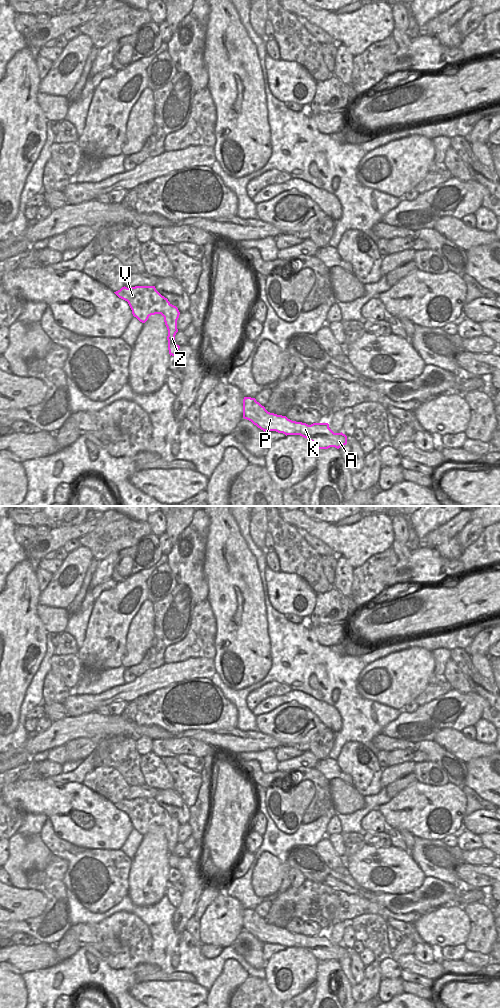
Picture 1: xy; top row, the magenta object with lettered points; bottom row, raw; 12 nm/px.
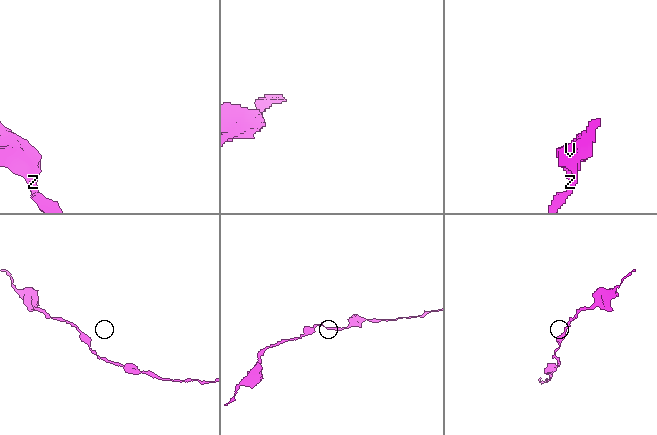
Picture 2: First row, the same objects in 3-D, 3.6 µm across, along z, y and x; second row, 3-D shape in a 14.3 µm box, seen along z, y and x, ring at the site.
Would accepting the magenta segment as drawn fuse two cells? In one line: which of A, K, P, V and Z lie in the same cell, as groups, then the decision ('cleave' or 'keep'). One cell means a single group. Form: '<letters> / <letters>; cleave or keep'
A K P V Z; keep

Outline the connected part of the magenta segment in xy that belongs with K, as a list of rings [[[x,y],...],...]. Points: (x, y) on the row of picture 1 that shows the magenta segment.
[[[244,397],[243,418],[251,421],[261,430],[276,431],[287,435],[300,435],[313,442],[318,449],[340,447],[347,444],[347,436],[334,433],[328,423],[308,425],[288,419],[286,416],[268,412],[255,398]]]

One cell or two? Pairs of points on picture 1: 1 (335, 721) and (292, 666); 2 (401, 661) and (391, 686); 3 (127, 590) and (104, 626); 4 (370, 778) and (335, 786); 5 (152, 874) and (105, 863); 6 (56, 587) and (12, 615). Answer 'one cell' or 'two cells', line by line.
1: two cells
2: one cell
3: one cell
4: two cells
5: two cells
6: two cells

